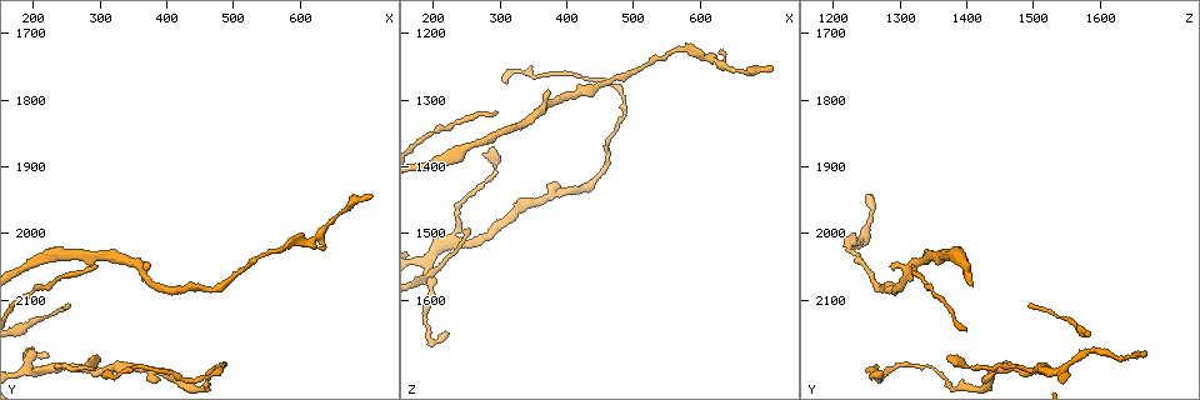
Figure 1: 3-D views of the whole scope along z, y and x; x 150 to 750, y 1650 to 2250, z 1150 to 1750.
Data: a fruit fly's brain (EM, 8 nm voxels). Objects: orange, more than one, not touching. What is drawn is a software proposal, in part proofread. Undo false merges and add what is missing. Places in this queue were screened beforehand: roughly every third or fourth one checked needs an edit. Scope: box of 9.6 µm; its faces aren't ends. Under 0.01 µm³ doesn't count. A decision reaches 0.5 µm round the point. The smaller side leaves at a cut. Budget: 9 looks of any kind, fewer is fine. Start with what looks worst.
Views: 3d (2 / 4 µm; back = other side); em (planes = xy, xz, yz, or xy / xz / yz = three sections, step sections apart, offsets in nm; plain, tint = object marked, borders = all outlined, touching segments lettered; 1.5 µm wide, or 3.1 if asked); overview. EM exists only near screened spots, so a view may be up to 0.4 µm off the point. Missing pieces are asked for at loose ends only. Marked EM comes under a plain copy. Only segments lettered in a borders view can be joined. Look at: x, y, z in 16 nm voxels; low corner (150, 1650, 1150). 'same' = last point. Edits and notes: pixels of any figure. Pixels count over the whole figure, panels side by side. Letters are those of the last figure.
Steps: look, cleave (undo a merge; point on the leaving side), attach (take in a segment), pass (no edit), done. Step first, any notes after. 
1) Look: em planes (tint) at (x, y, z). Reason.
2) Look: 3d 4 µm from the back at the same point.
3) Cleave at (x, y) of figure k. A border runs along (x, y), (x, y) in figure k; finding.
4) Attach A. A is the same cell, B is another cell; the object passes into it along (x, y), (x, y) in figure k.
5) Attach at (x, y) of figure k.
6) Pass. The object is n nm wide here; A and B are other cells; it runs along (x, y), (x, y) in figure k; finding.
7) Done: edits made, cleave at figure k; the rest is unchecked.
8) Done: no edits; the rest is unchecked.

Look: 3d 2 µm from the back at (710, 1945, 1250). An open end.

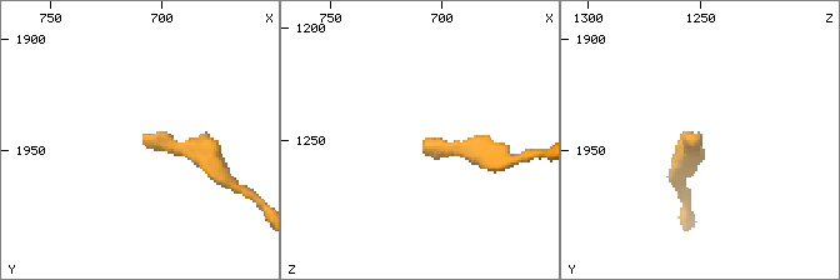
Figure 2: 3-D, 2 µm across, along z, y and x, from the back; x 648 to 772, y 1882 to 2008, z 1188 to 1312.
Look: em xz step 4 (tint) at (709, 1946, 1253). Now the EM.

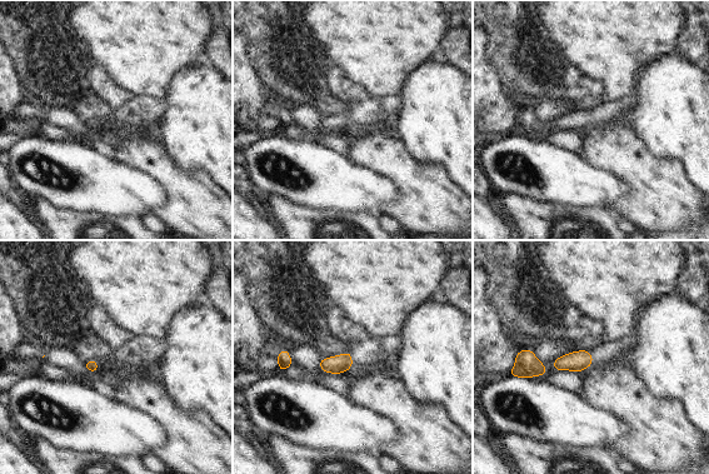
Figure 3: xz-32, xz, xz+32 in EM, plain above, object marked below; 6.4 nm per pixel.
Look: em planes (borders) at the same point. Another direction.

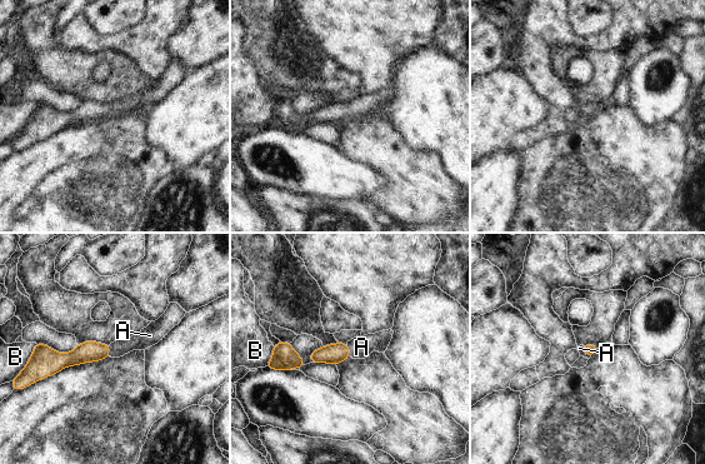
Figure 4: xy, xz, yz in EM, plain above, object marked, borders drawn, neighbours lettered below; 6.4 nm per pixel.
Attach A. The longest contact is with B, 170 nm; A is the same cell, B is another cell; the object passes into it along (334, 353), (349, 350), (361, 347) in figure 4; the neuron continues.

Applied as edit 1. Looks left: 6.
Look: overview. See it whole again.

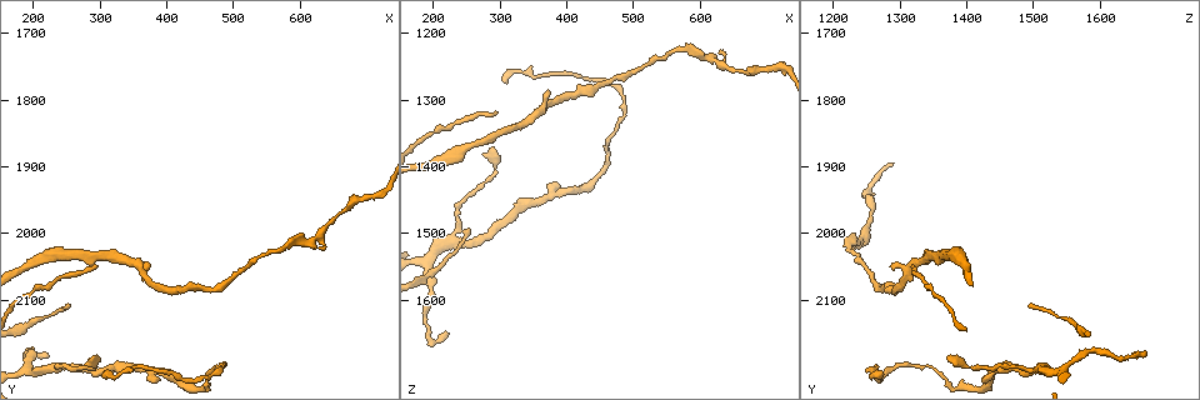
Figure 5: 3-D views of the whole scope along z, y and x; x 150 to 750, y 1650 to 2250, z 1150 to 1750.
Look: 3d 4 µm at (225, 2180, 1645). Branch stops here.

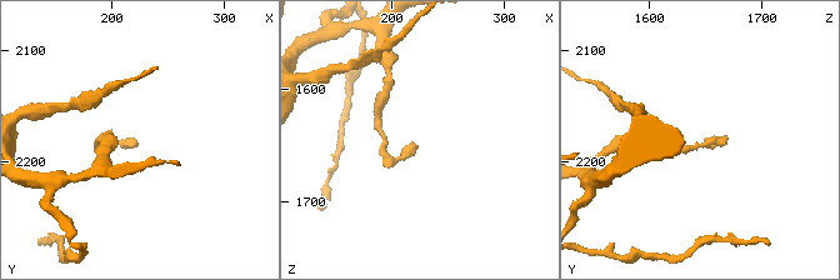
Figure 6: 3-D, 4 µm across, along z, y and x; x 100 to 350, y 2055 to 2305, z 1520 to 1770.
Look: em xy step 8 (borders) at (224, 2182, 1652). Now the EM.

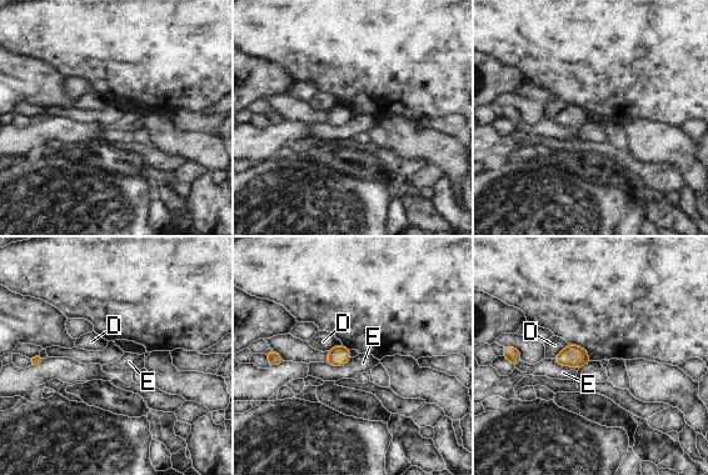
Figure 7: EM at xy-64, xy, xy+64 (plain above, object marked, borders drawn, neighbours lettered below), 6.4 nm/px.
Pass. D and E are other cells; no lettered segment goes on from it.

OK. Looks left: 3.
Look: 3d 2 µm at (230, 2195, 1510). Sharp bend.

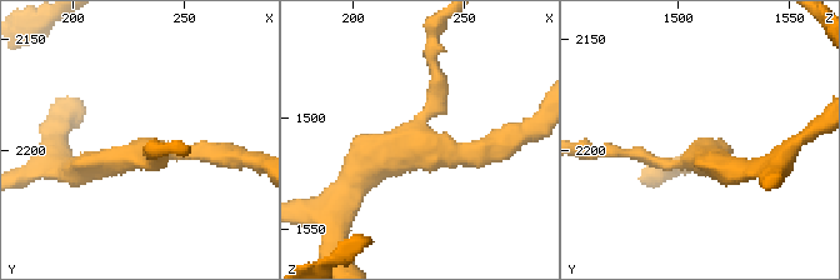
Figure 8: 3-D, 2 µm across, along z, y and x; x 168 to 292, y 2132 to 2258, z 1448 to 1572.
Look: em yz step 4 (tint) at (233, 2200, 1514). 3 arms meet here.

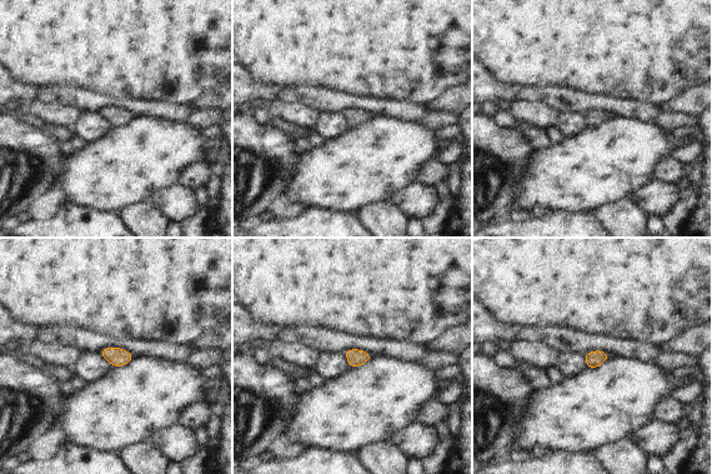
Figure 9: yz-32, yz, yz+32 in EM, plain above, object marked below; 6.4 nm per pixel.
Look: em planes (borders) at the same point. Cut it another way.

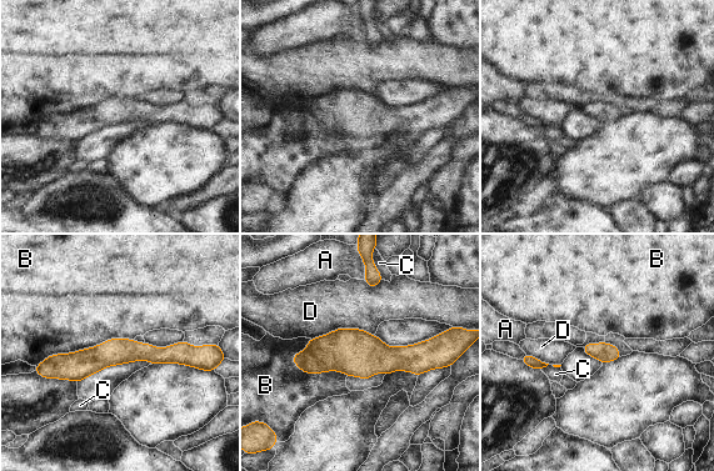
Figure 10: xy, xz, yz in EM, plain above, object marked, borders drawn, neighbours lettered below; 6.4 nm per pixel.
Pass. The object is 120 nm wide here; A, B, C and D are other cells; a border runs along (134, 339), (58, 352), (35, 366) in figure 10; continuous, no second neuron.

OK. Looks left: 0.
Done: edits made, attach at figure 4; the rest is unchecked.

